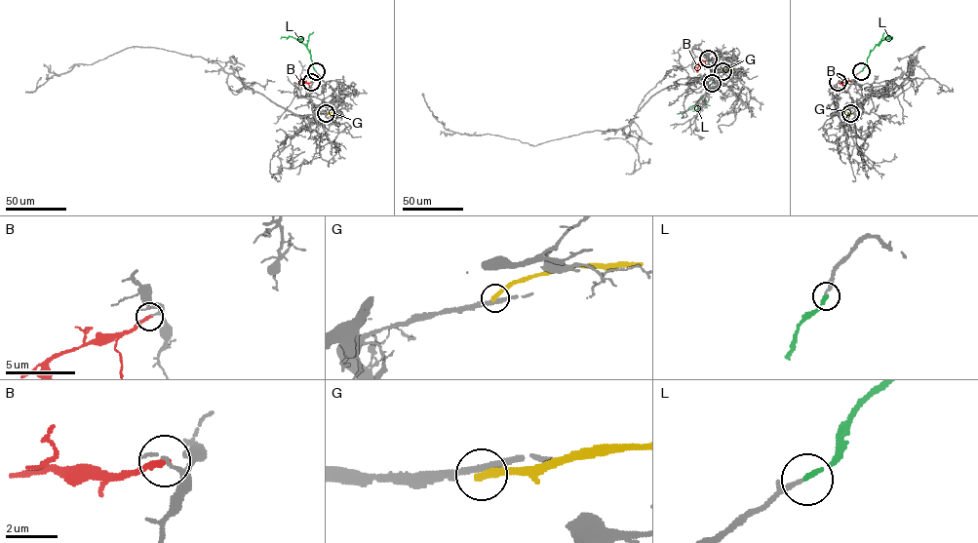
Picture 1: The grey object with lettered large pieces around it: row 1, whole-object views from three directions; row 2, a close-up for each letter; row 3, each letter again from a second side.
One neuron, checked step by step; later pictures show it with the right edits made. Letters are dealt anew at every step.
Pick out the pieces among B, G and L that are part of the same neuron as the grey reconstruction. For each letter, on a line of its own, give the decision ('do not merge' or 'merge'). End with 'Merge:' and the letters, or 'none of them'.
B: do not merge
G: do not merge
L: merge
Merge: L

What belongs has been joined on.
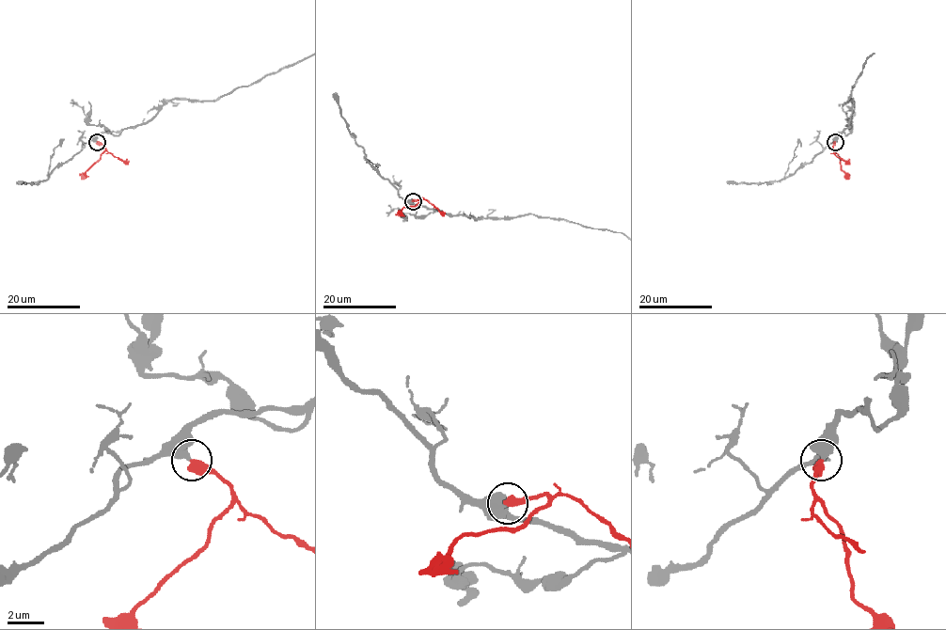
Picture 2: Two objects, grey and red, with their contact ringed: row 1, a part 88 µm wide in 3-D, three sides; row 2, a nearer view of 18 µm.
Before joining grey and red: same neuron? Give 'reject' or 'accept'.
accept

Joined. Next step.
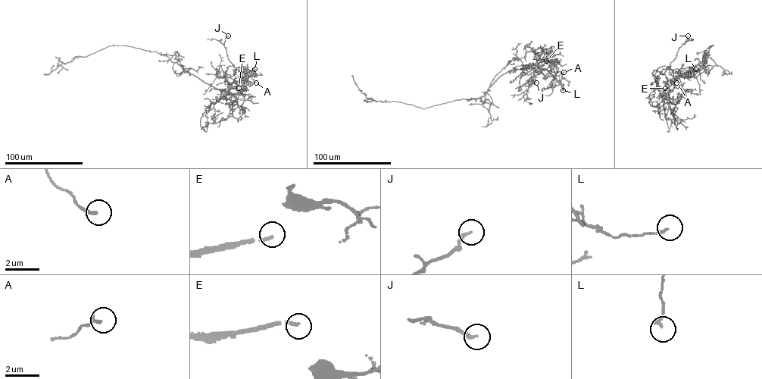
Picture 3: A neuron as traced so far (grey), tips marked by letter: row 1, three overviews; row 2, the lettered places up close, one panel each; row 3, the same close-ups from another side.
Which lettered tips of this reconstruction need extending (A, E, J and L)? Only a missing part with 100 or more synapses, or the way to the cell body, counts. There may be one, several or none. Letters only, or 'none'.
E

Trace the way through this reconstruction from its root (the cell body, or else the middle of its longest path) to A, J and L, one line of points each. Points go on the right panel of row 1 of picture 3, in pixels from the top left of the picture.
A: (697, 64), (679, 75), (669, 92), (669, 87), (674, 81), (670, 80), (676, 76), (676, 83)
J: (697, 64), (679, 75), (669, 92), (669, 87), (674, 81), (669, 80), (664, 73), (688, 36)
L: (697, 64), (679, 75), (669, 92), (669, 87), (680, 75), (680, 71), (689, 67), (695, 69)

